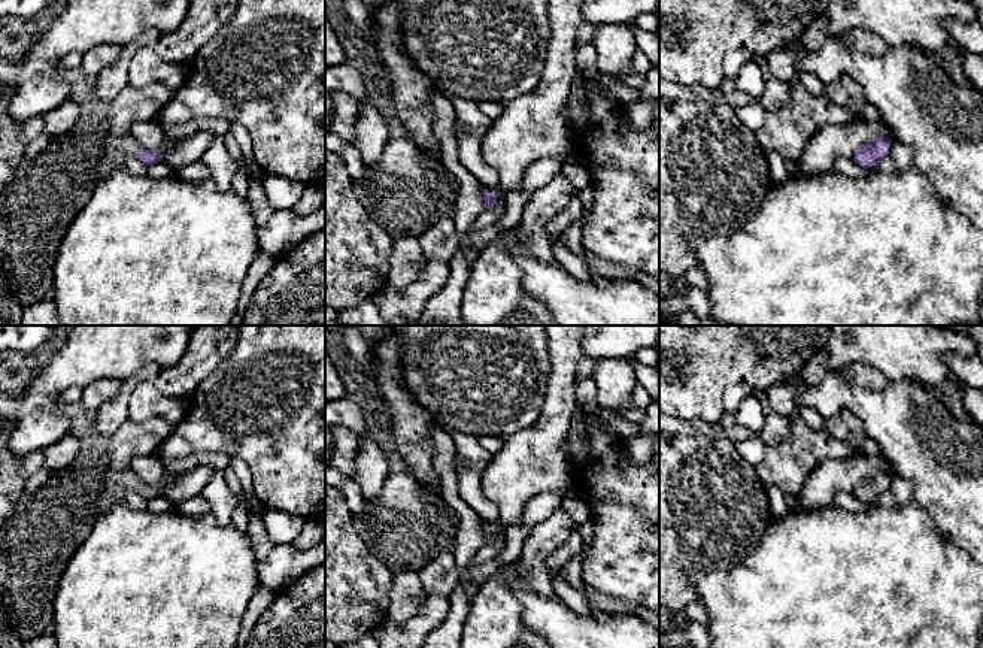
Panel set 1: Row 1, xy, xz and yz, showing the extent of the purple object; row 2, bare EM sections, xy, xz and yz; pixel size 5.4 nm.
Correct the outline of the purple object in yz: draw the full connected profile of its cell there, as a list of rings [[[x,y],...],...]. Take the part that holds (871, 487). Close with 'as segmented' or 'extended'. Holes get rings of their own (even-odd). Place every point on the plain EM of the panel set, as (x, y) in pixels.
[[[879,467],[876,475],[867,476],[856,485],[853,496],[862,502],[873,502],[889,490],[891,476],[883,467]]]; as segmented

